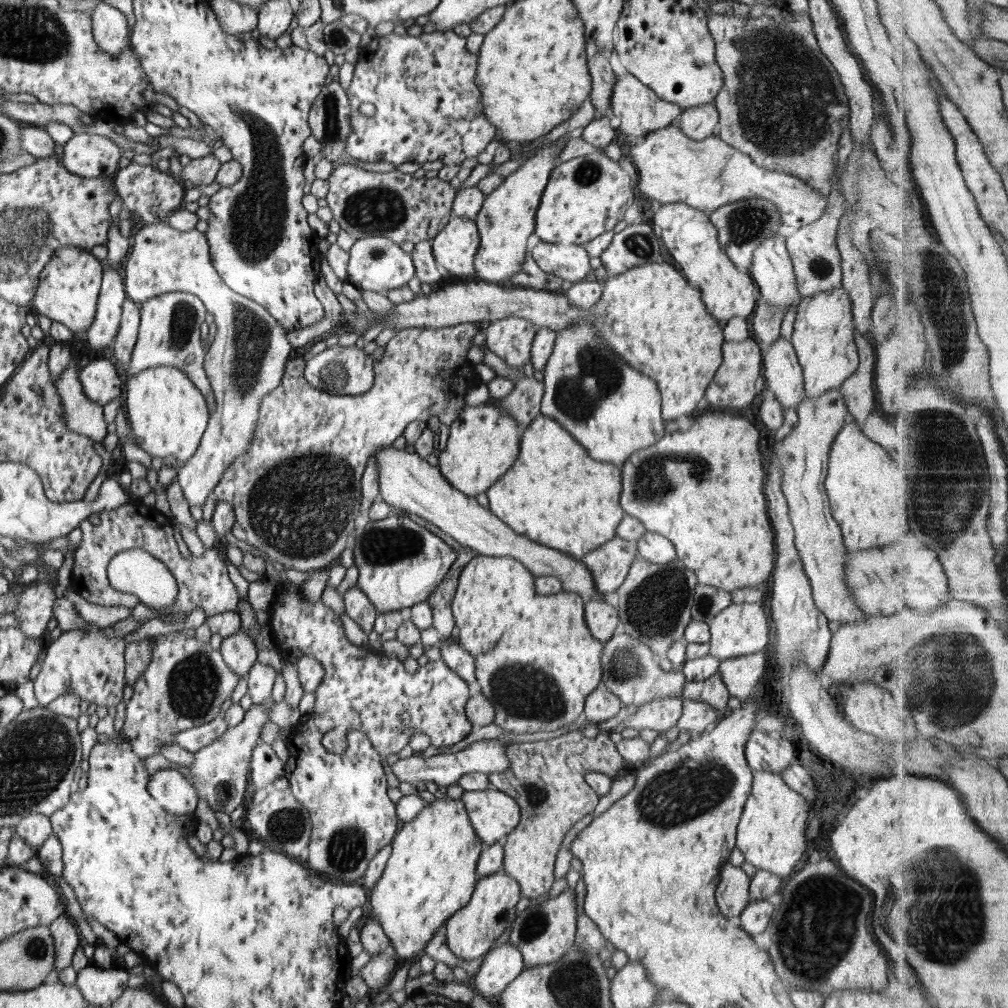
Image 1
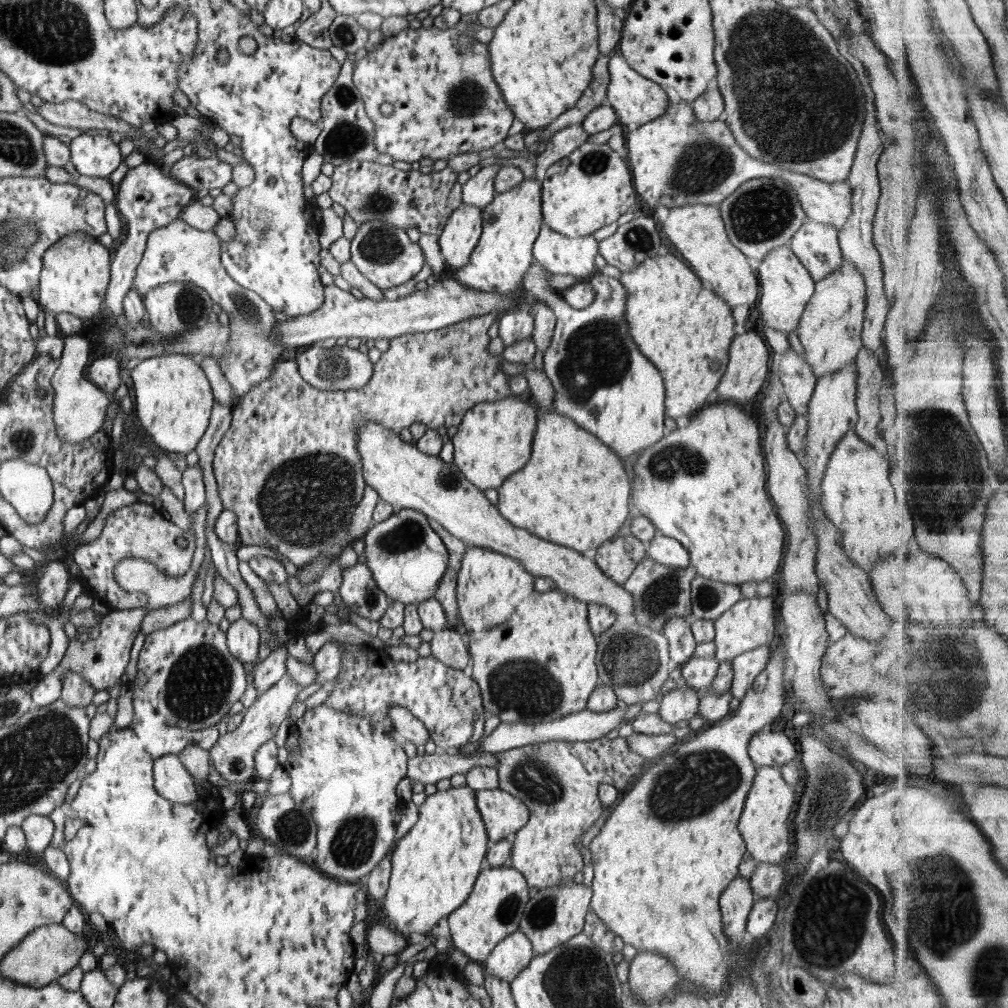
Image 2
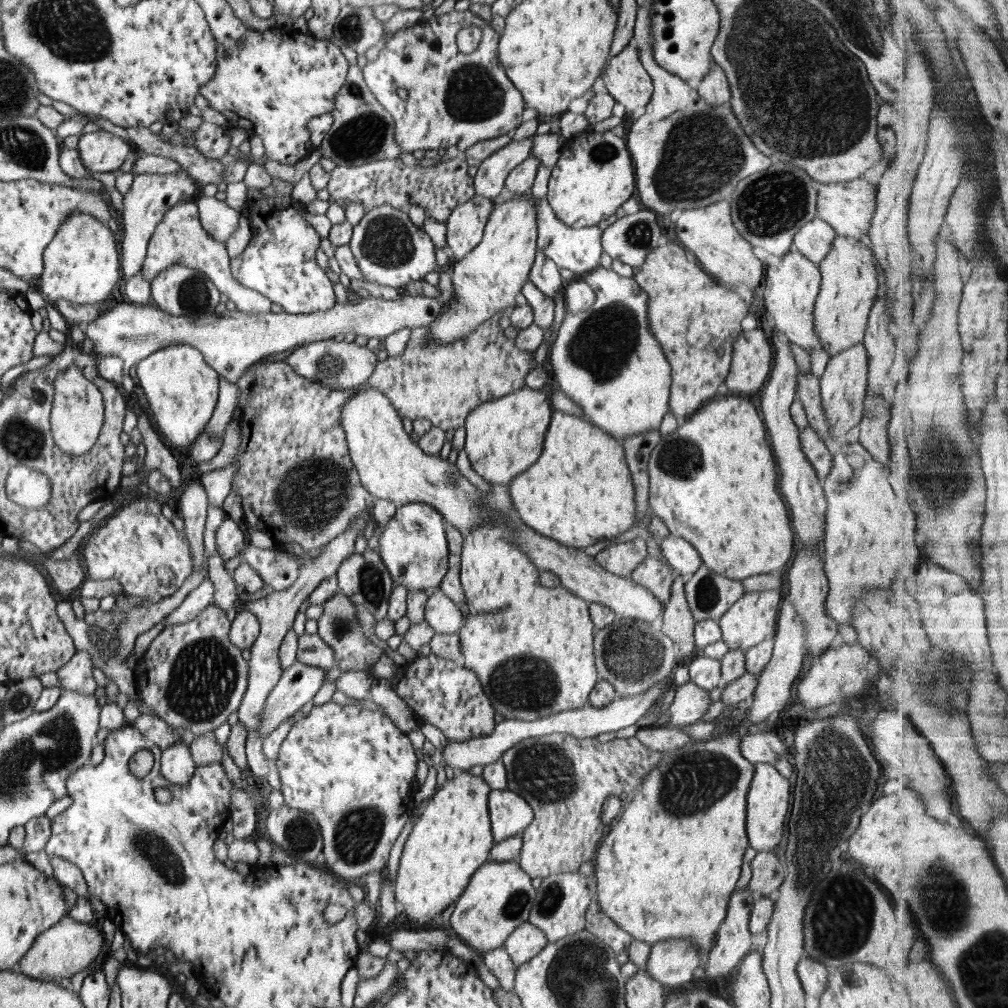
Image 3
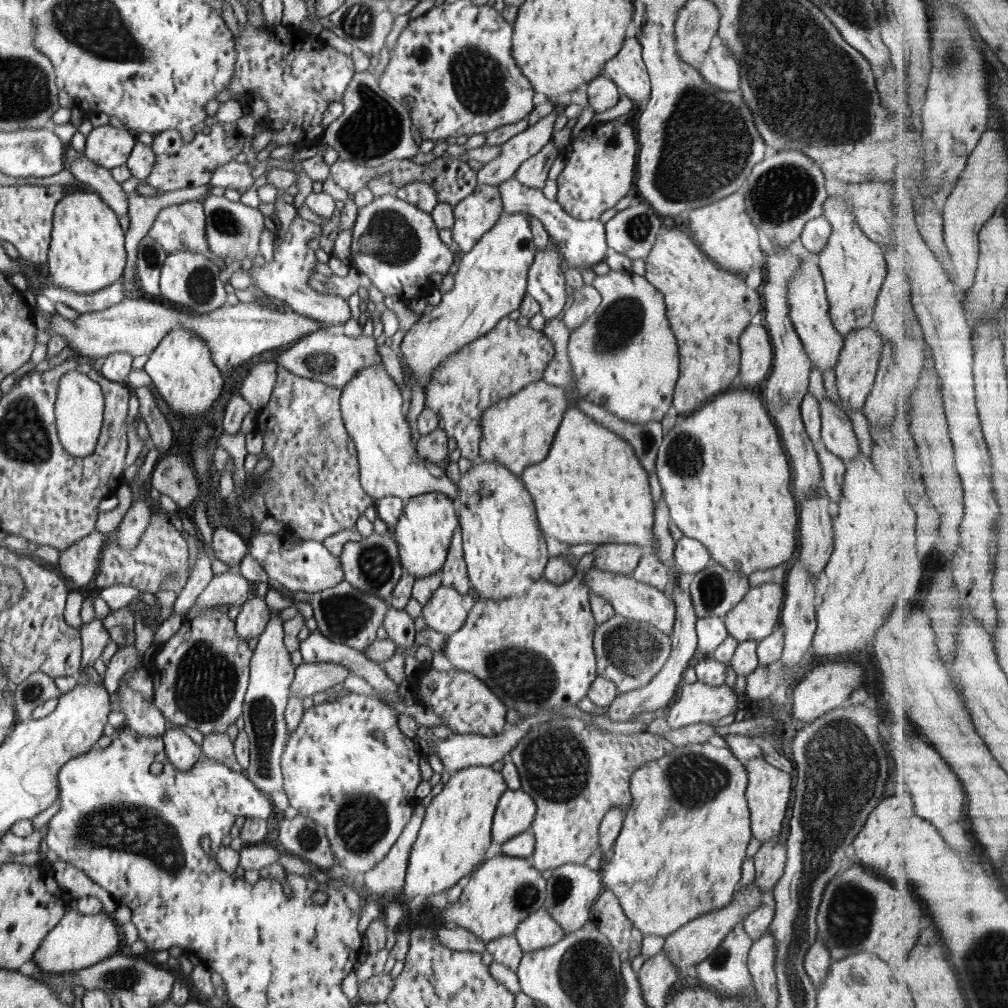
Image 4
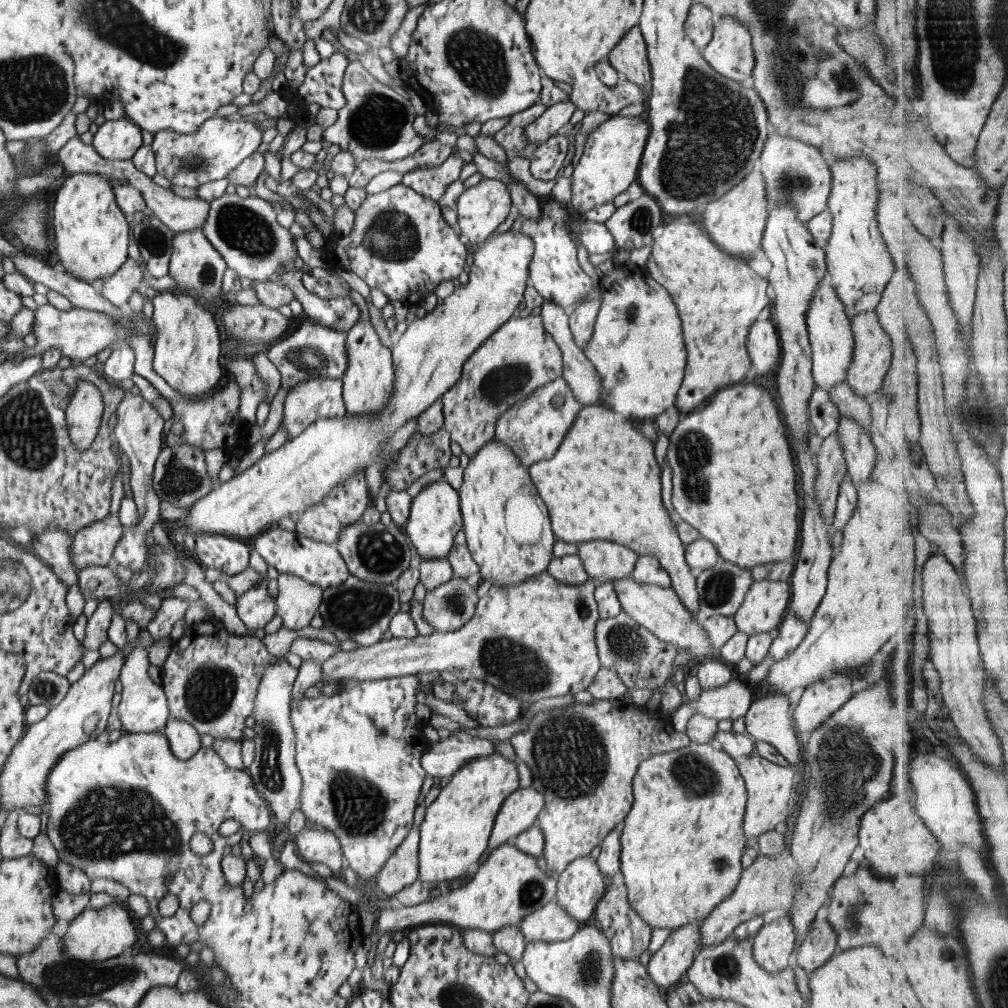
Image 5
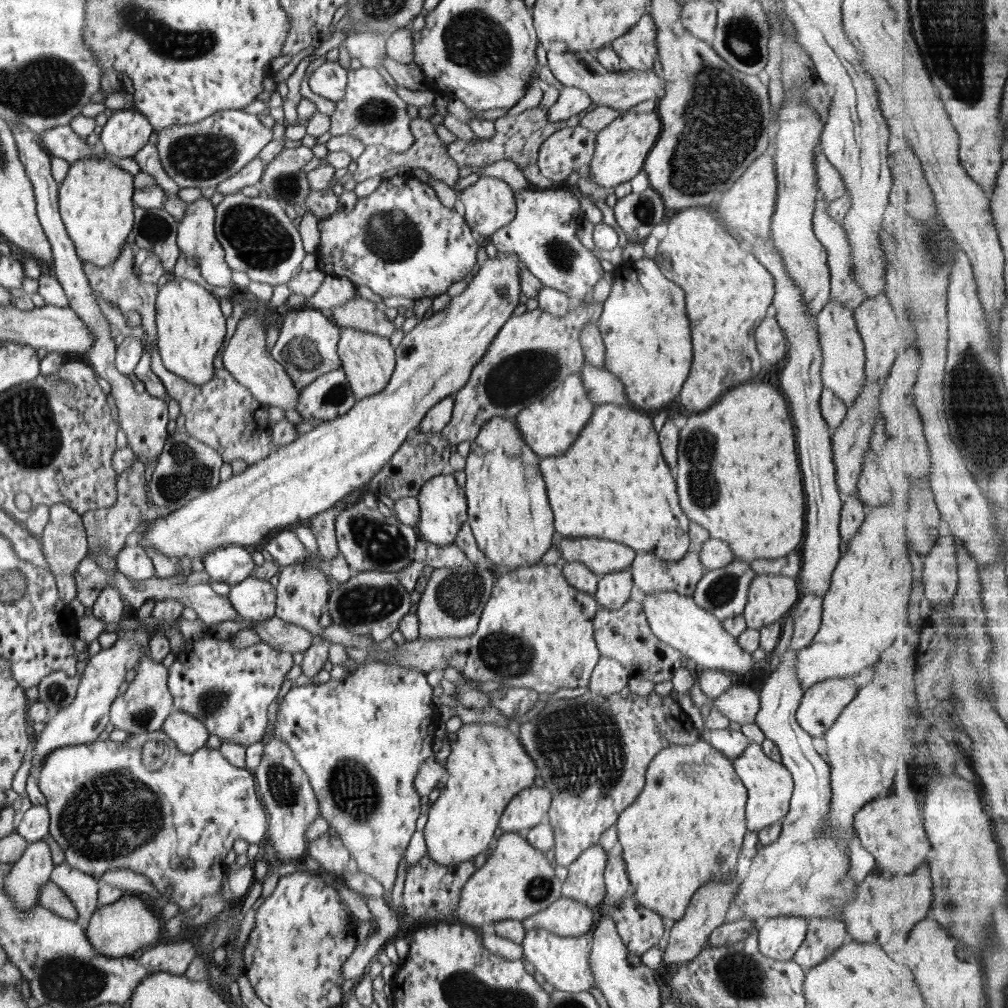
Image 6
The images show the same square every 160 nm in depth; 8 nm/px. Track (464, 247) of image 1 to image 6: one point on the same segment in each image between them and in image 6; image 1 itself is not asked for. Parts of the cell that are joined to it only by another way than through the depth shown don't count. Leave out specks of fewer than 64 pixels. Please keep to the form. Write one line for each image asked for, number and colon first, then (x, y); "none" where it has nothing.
2: (463, 229)
3: (465, 226)
4: (476, 214)
5: (480, 209)
6: (489, 204)

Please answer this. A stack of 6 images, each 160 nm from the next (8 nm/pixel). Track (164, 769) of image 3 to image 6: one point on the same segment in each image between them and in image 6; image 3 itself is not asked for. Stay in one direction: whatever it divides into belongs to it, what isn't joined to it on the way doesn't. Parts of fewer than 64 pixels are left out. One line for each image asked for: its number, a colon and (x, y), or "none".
4: (182, 751)
5: (184, 740)
6: (189, 734)

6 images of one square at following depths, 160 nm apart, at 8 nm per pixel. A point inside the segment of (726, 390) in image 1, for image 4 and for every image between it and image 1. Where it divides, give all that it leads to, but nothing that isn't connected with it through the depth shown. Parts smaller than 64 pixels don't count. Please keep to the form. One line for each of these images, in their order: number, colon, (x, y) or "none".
2: (747, 369)
3: (752, 354)
4: (756, 348)

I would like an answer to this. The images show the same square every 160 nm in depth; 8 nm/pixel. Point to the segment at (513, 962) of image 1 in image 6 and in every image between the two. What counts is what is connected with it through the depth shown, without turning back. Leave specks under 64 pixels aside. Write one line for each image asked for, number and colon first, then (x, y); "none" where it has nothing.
2: (512, 954)
3: (527, 940)
4: (538, 930)
5: (551, 923)
6: (566, 917)

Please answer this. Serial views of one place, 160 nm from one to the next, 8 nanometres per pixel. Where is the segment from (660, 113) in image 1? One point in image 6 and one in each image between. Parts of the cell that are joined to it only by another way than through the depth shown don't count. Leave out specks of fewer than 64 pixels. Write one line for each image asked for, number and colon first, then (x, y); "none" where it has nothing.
2: (637, 100)
3: (624, 77)
4: (627, 70)
5: (629, 56)
6: (638, 47)

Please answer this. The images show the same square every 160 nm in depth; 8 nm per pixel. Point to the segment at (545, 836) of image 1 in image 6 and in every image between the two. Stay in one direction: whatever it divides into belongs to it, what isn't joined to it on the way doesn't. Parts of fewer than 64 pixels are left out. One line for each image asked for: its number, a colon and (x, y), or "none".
2: (559, 781)
3: (565, 780)
4: (576, 773)
5: (583, 757)
6: (592, 751)

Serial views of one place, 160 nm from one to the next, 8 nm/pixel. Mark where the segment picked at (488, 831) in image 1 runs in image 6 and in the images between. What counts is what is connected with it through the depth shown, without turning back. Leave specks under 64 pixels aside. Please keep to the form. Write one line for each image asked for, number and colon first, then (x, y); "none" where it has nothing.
2: (504, 814)
3: (510, 814)
4: (516, 810)
5: (519, 811)
6: (529, 806)

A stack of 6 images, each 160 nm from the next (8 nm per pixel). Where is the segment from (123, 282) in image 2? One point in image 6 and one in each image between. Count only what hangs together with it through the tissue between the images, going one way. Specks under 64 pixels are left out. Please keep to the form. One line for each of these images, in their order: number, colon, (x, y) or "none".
3: (151, 195)
4: (179, 165)
5: (218, 146)
6: (202, 155)

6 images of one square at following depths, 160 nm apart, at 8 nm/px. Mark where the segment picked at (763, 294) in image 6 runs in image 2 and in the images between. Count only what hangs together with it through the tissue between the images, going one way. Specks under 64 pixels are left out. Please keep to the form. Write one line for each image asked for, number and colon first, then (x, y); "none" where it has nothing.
2: (682, 326)
3: (696, 320)
4: (709, 308)
5: (719, 297)

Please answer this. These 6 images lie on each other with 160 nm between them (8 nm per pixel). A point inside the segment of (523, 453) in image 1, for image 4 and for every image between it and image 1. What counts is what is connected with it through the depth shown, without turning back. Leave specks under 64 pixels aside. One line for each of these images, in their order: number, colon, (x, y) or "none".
2: (574, 491)
3: (580, 491)
4: (590, 489)

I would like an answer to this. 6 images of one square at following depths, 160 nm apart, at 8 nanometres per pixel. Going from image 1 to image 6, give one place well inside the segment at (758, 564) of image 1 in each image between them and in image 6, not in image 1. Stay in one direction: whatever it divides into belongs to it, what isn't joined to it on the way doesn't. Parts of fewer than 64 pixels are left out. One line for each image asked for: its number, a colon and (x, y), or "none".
2: (705, 485)
3: (713, 481)
4: (726, 483)
5: (734, 478)
6: (745, 444)

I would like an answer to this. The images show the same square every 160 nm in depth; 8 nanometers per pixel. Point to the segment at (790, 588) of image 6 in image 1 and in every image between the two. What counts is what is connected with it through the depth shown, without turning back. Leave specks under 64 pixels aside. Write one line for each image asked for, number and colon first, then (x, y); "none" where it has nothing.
1: (739, 630)
2: (749, 624)
3: (752, 619)
4: (755, 617)
5: (766, 602)

